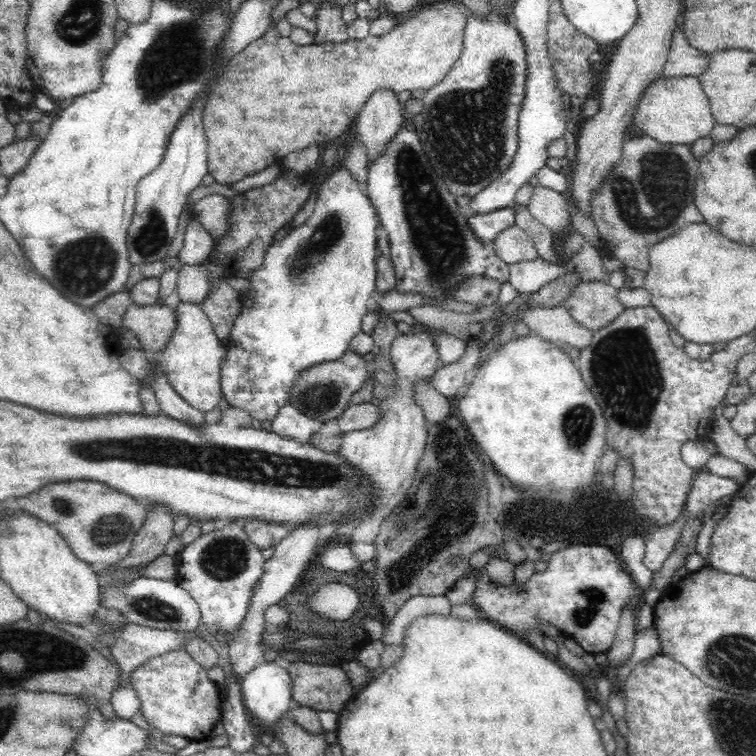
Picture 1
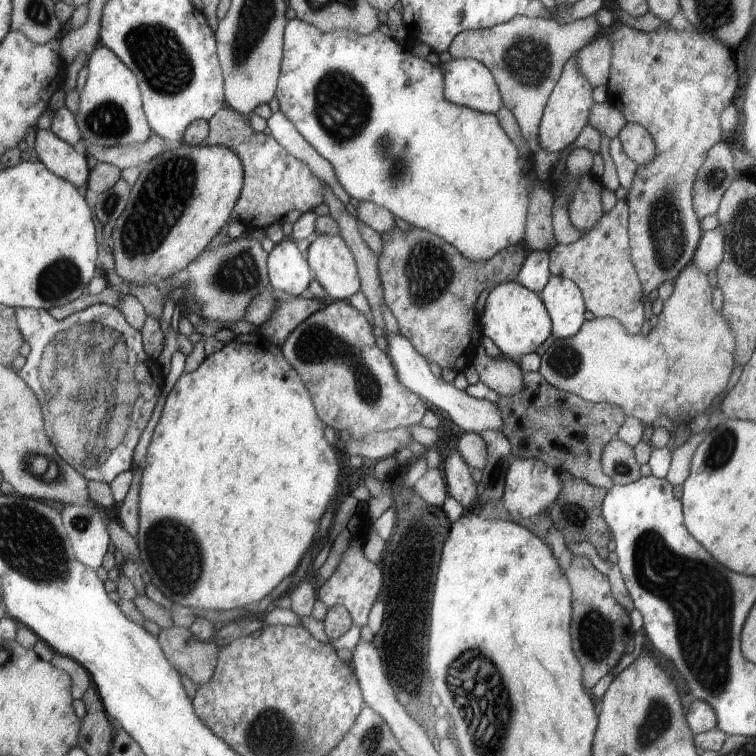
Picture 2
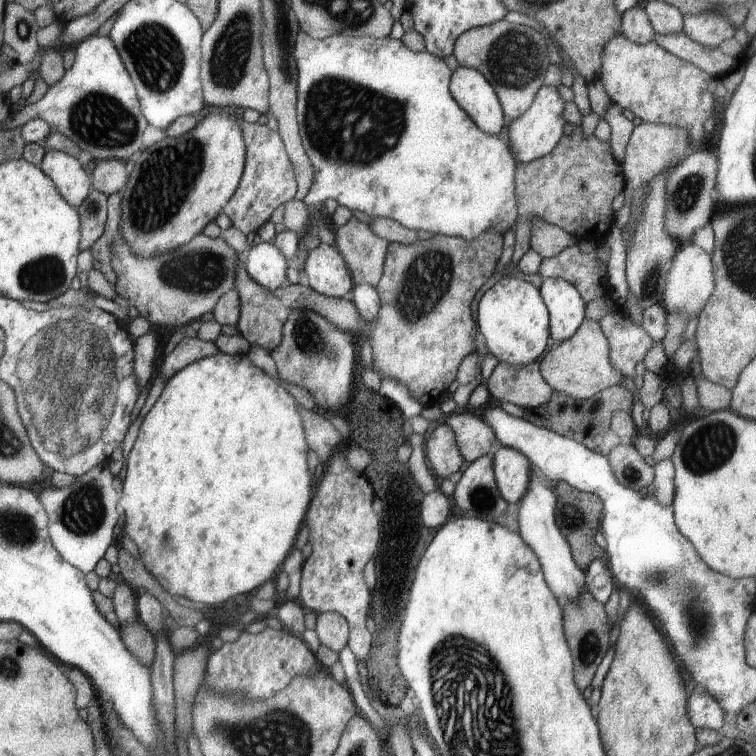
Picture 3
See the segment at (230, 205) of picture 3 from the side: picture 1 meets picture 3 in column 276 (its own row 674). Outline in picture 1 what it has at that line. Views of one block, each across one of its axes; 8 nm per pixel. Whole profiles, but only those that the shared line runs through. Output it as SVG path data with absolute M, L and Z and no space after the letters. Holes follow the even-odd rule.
M168 651L138 666L132 673L132 684L142 706L142 715L166 736L183 736L191 741L204 741L221 718L219 687L210 682L208 668L199 664L186 651Z

